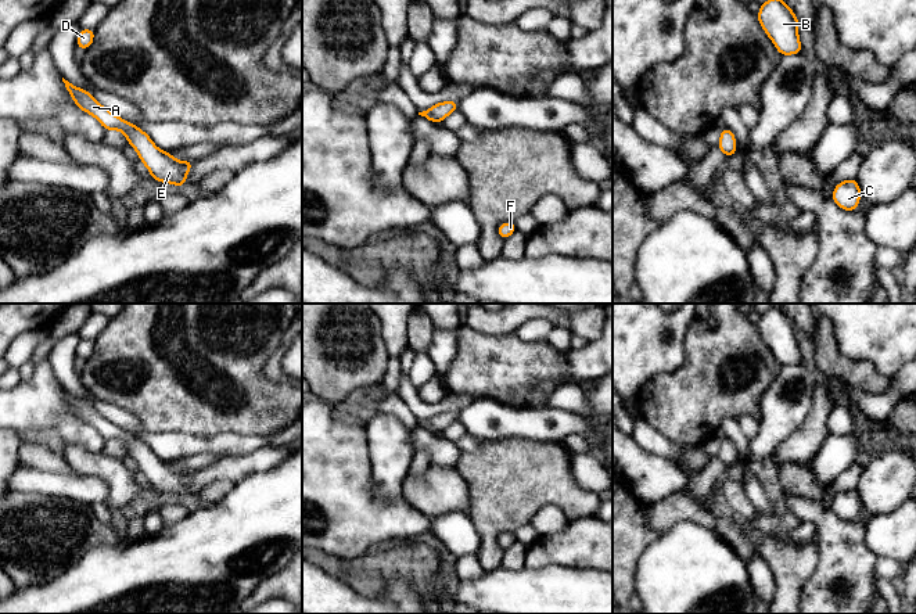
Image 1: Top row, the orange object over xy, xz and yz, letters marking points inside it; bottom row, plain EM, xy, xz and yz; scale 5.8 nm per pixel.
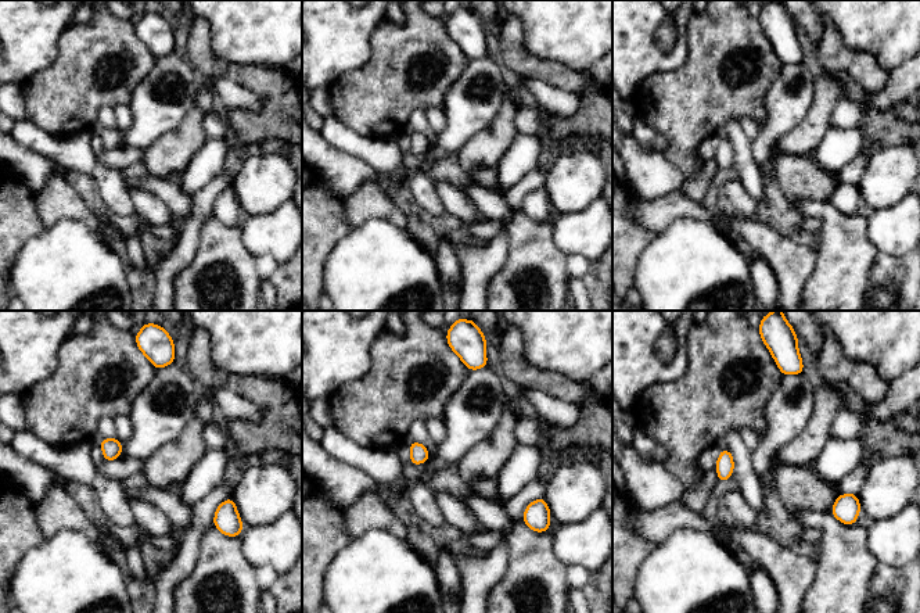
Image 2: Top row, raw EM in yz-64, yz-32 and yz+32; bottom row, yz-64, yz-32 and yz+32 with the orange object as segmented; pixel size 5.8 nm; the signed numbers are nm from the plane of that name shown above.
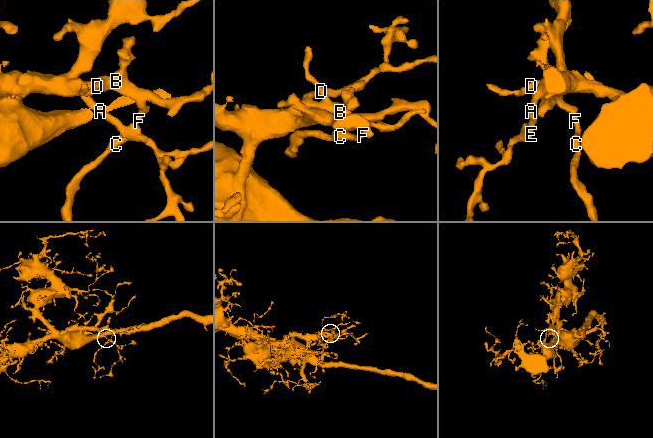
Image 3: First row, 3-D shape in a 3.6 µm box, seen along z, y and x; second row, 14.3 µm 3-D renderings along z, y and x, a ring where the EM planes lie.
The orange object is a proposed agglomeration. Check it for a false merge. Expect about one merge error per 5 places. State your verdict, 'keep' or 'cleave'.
keep

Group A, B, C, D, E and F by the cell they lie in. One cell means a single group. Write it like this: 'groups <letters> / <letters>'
groups A B C D E F

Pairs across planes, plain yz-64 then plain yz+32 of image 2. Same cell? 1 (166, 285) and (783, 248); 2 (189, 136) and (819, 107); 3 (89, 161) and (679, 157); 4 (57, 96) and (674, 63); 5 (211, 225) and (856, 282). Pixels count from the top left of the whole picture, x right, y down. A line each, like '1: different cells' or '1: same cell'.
1: same cell
2: same cell
3: different cells
4: different cells
5: same cell

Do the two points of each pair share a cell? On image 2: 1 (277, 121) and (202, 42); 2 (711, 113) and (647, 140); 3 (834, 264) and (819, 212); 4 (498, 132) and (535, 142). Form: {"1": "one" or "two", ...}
{"1": "one", "2": "two", "3": "one", "4": "two"}

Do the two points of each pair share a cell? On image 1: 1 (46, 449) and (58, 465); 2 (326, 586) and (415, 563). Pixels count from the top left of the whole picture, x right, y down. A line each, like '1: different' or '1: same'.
1: same
2: different

